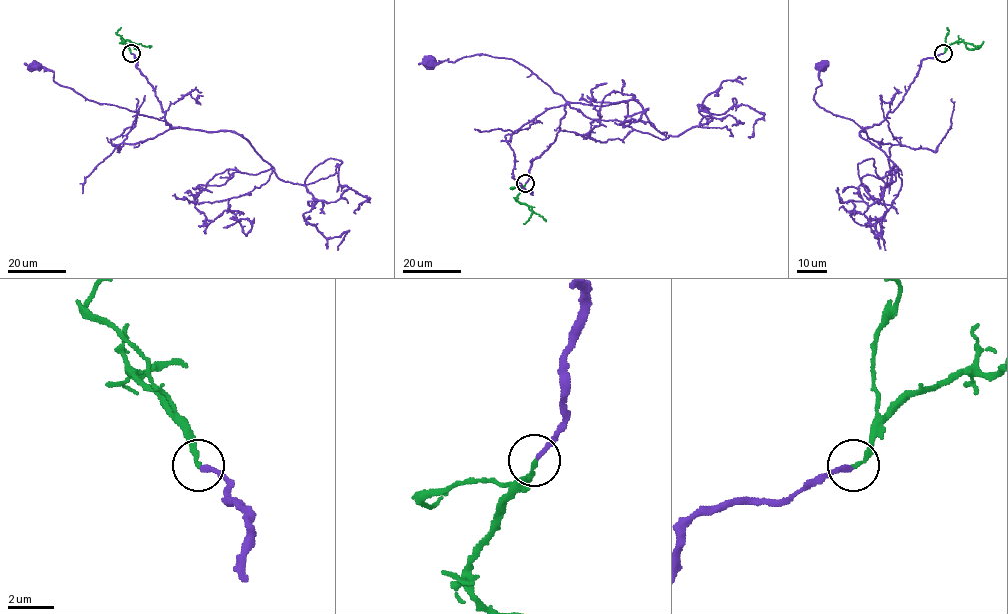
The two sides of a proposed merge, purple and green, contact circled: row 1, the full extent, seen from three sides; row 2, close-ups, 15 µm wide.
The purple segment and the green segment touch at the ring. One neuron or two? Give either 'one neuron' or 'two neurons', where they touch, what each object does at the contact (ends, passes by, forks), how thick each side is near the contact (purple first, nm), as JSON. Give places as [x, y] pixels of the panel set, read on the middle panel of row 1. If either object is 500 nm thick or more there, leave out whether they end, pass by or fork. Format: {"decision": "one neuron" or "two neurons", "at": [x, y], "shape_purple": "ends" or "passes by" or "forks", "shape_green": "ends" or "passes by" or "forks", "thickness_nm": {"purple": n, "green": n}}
{"decision": "one neuron", "at": [525, 183], "shape_purple": "ends", "shape_green": "ends", "thickness_nm": {"purple": 200, "green": 190}}

